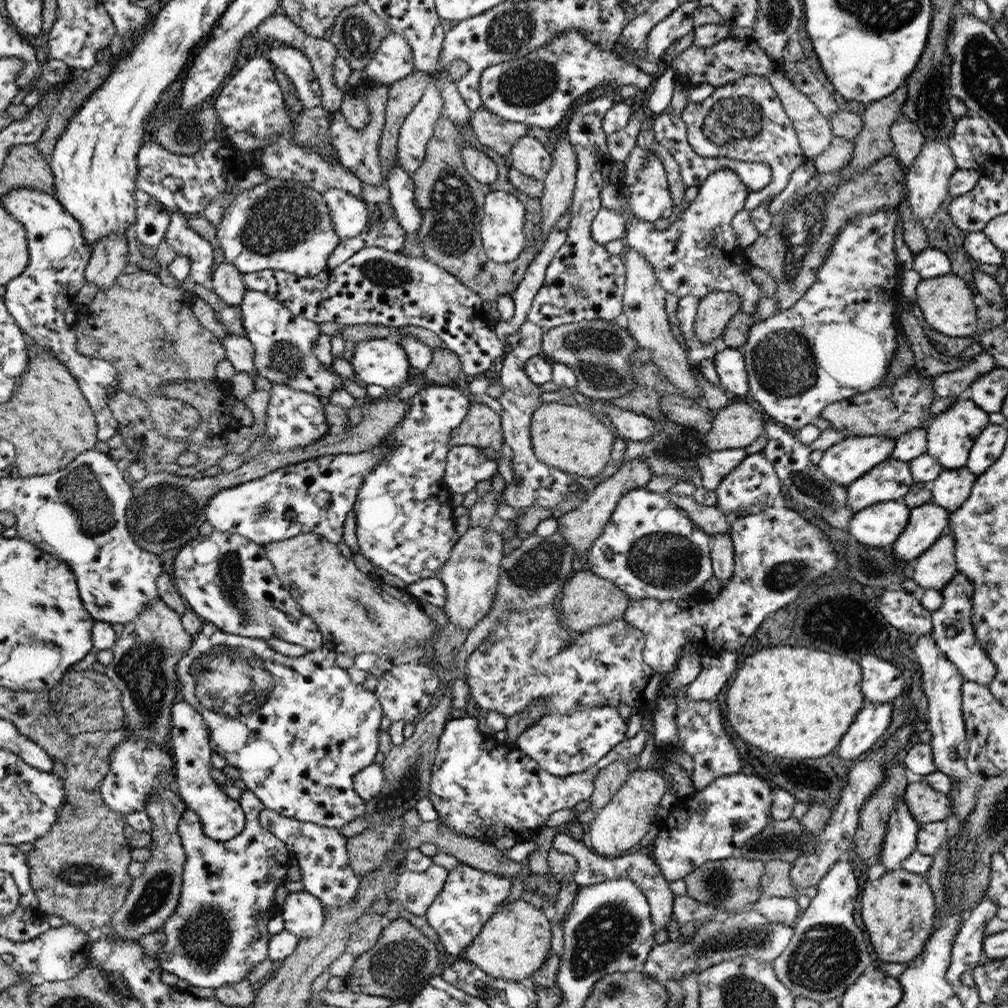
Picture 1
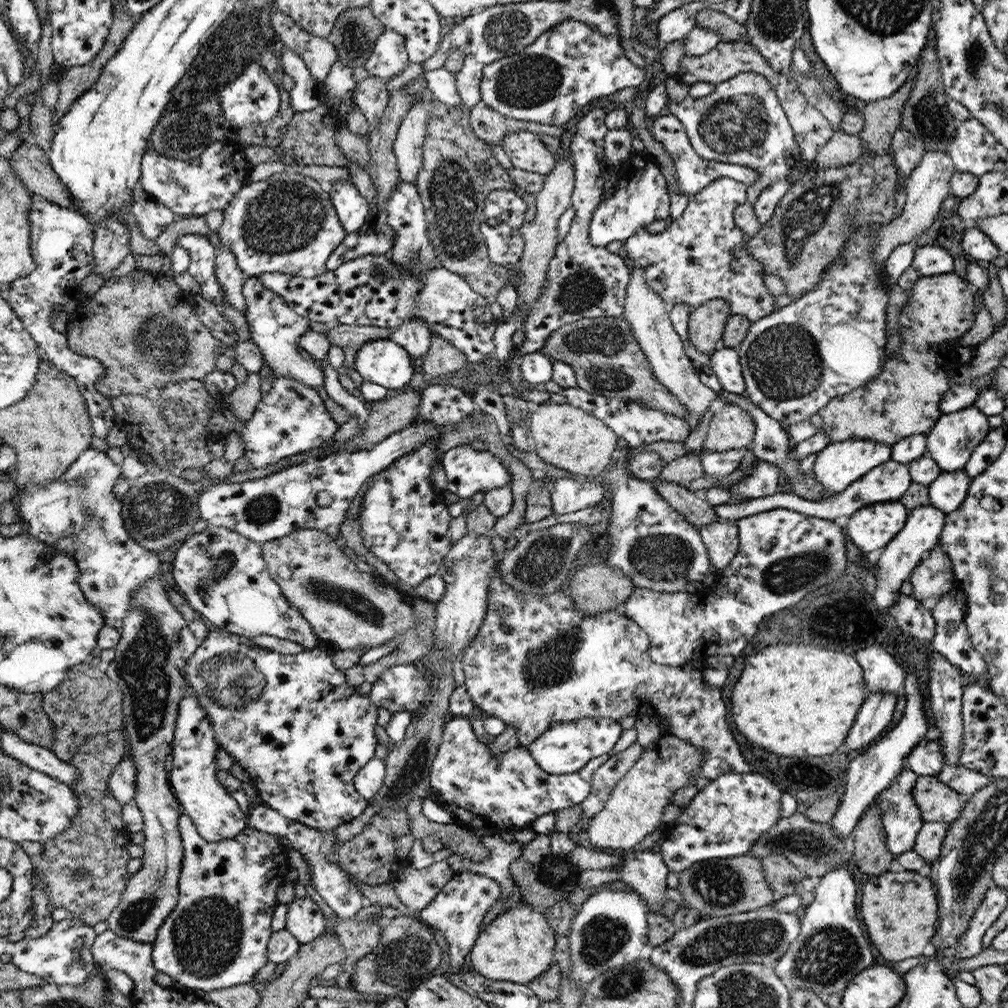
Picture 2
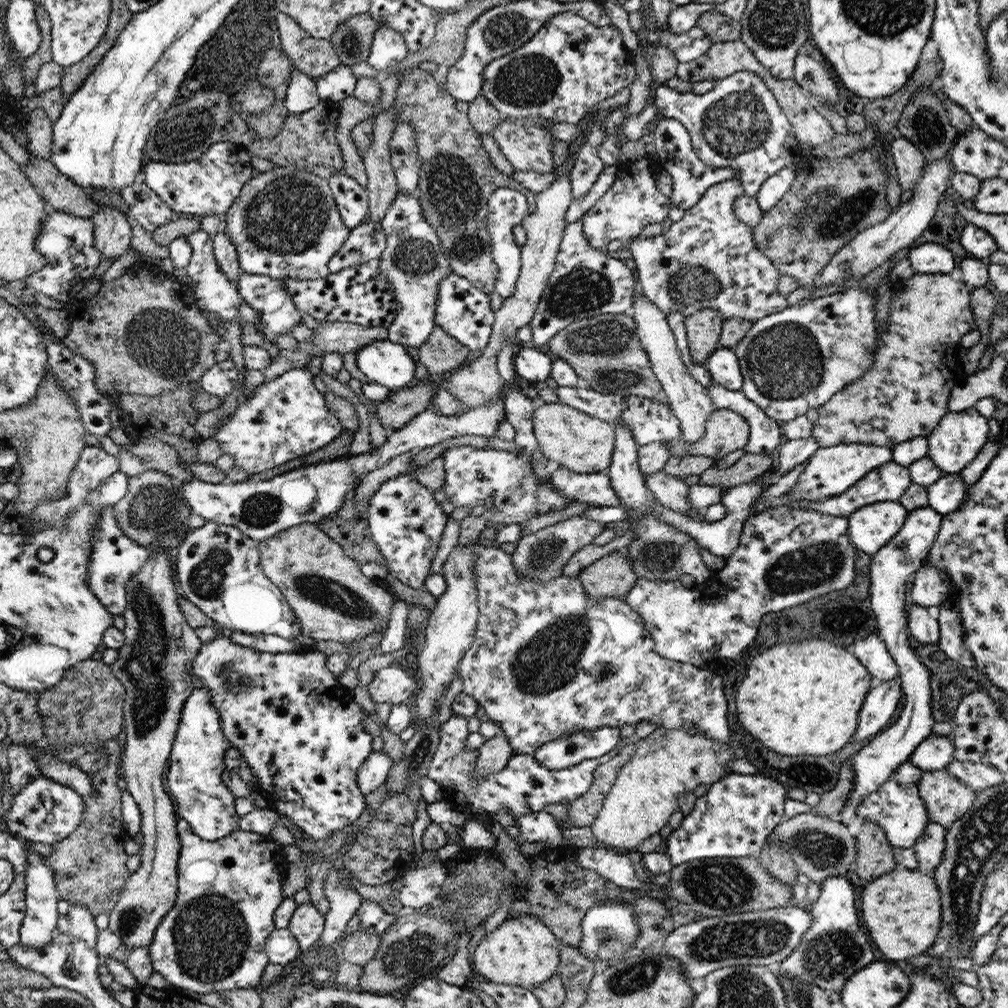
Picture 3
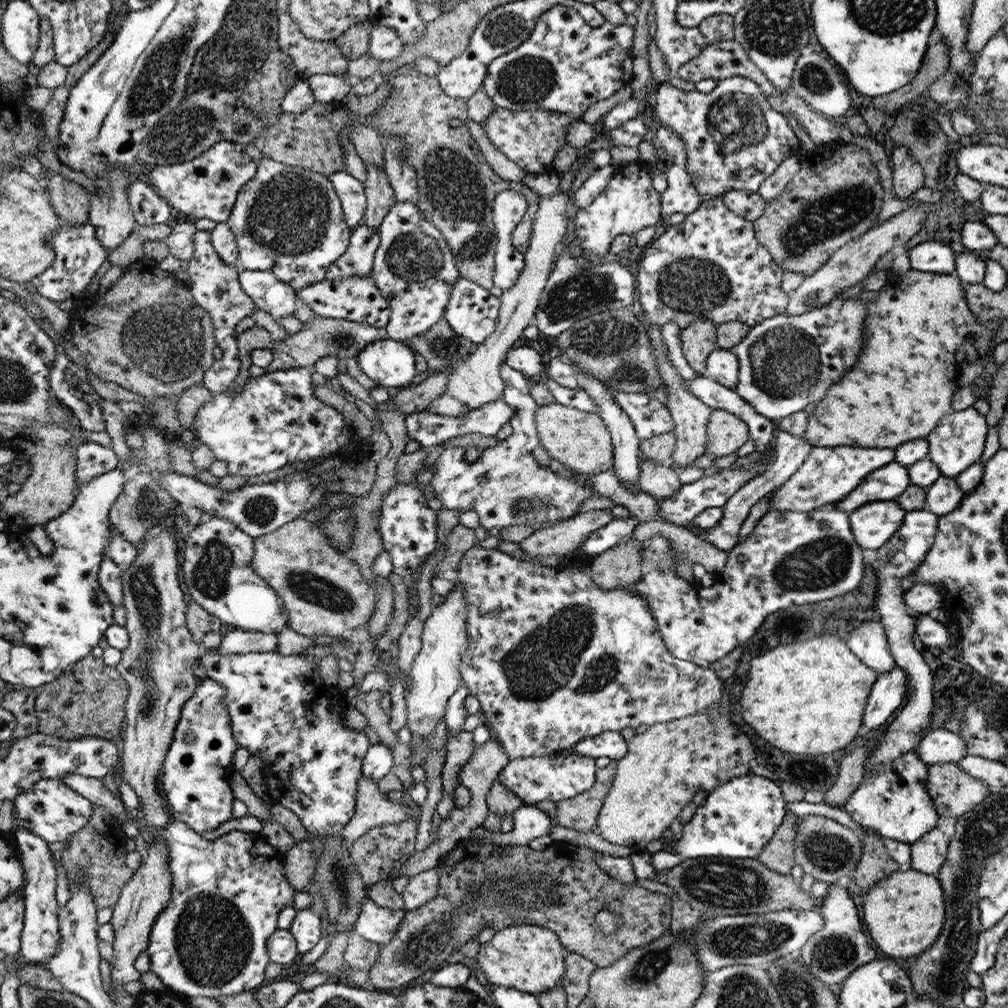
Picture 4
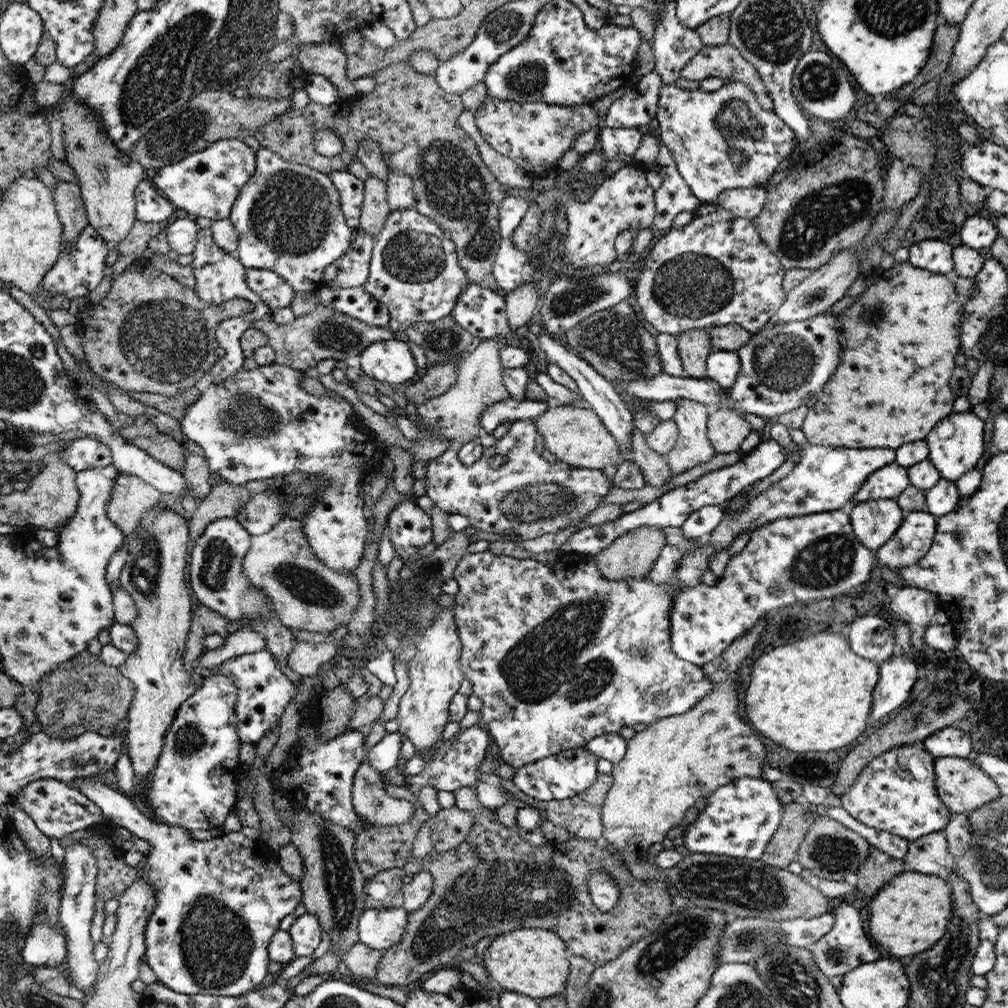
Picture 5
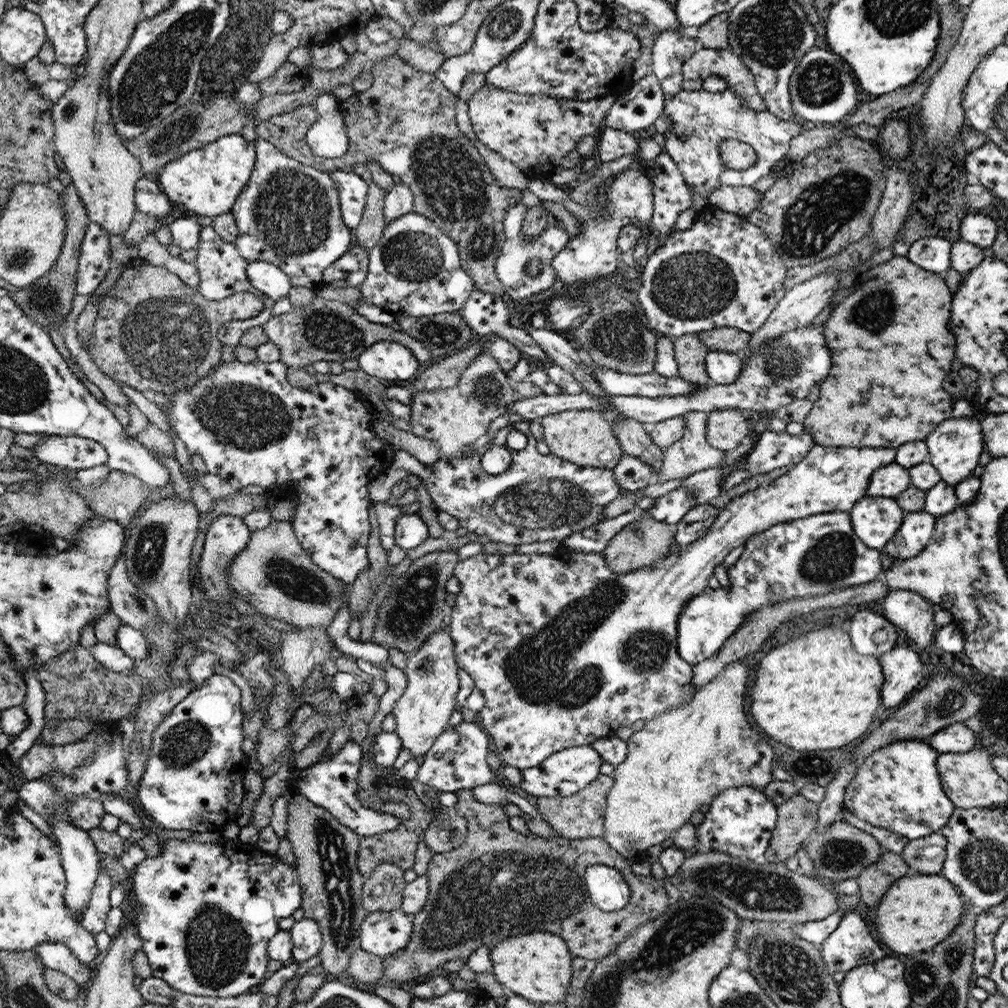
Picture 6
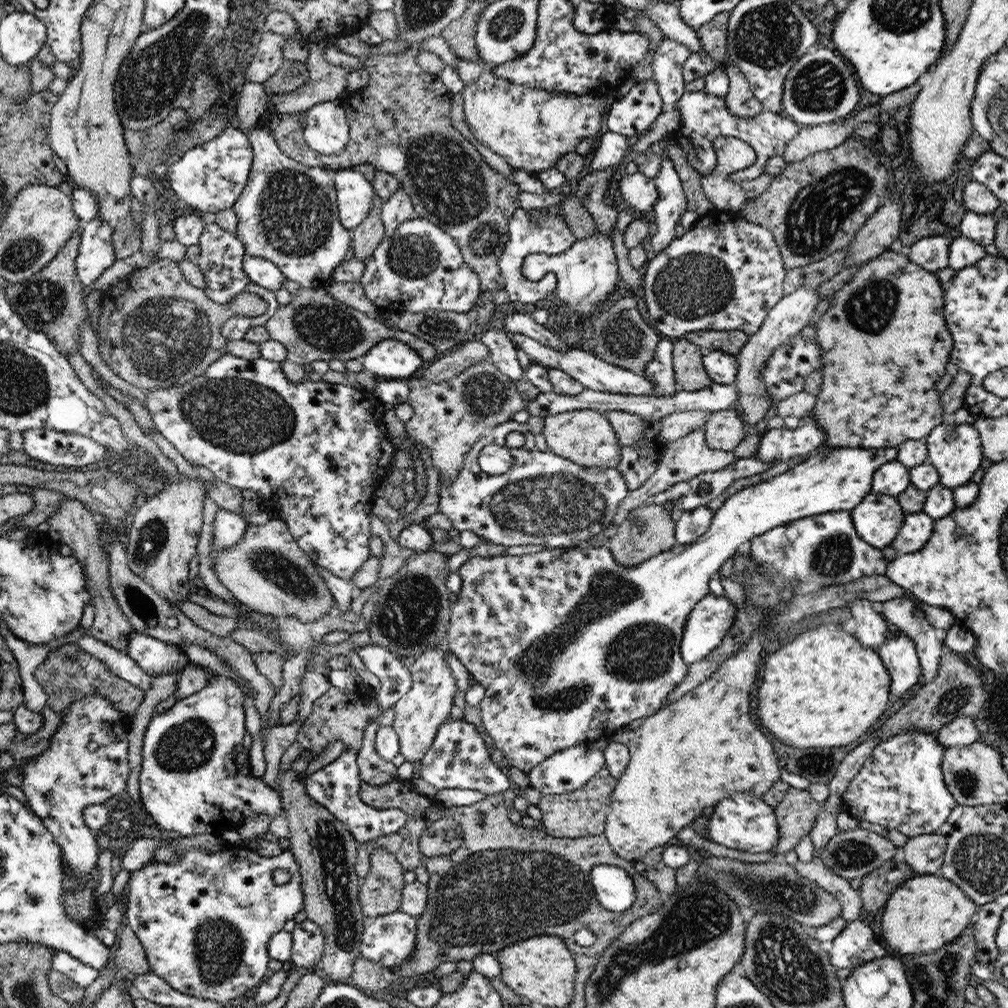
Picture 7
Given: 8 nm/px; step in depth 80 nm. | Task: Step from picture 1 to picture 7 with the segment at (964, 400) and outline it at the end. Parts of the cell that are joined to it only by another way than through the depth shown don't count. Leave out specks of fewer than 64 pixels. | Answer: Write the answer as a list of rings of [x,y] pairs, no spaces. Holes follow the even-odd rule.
[[[949,420],[940,424],[924,438],[927,446],[928,462],[936,468],[939,474],[939,482],[946,488],[955,489],[965,485],[974,476],[974,472],[980,467],[983,459],[981,438],[978,429],[973,424],[955,424]]]

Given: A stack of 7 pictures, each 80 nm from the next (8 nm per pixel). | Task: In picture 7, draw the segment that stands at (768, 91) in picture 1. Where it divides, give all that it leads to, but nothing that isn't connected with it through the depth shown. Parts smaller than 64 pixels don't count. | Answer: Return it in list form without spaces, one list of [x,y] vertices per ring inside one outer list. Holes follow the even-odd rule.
[[[702,89],[696,92],[685,92],[673,106],[680,111],[681,118],[680,127],[672,132],[673,141],[685,154],[689,166],[701,177],[702,174],[709,174],[716,168],[715,141],[718,137],[734,137],[743,140],[756,151],[757,159],[754,164],[729,174],[729,178],[734,182],[742,183],[754,180],[764,173],[764,164],[768,162],[768,158],[783,156],[788,141],[802,129],[792,119],[768,110],[763,110],[753,117],[737,117],[728,110],[725,96],[714,96]]]

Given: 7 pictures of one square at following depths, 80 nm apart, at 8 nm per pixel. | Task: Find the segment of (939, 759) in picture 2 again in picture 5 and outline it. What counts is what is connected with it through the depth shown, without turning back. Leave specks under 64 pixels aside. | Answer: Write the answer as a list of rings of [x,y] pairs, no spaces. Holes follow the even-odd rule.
[[[954,726],[933,732],[923,740],[923,745],[923,749],[934,760],[944,757],[966,758],[972,752],[969,733]]]

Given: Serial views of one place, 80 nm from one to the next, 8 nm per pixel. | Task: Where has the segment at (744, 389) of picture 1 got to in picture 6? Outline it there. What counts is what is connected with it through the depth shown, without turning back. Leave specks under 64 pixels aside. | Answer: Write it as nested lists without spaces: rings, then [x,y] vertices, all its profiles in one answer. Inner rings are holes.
[[[708,352],[705,357],[705,369],[713,384],[732,384],[741,373],[743,362],[736,353]]]

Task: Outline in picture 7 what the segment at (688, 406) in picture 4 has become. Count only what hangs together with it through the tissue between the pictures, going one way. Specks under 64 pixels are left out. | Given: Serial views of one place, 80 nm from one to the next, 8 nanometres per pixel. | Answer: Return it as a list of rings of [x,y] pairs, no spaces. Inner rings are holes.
[[[694,430],[665,448],[661,454],[658,468],[640,488],[637,488],[636,491],[630,491],[627,494],[627,497],[619,504],[619,509],[628,511],[636,509],[647,504],[651,496],[664,492],[664,490],[669,489],[676,483],[684,482],[685,480],[708,471],[714,472],[723,469],[733,462],[736,462],[738,459],[740,458],[737,458],[732,451],[711,449],[706,444],[703,430]]]

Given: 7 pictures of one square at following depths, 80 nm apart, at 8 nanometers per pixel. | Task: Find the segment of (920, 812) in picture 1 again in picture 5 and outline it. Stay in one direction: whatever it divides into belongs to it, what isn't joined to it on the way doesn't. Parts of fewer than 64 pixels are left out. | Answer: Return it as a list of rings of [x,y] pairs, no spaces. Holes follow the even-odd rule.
[[[944,757],[936,759],[934,771],[936,774],[936,795],[940,796],[940,801],[948,807],[948,810],[952,814],[973,811],[1002,796],[998,783],[994,783],[990,775],[986,775],[986,772],[982,771],[982,767],[978,767],[968,757]]]

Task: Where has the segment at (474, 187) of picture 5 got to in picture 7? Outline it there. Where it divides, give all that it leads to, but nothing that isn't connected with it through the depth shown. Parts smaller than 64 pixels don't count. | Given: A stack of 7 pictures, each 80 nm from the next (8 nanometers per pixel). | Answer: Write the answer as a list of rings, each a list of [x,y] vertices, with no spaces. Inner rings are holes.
[[[412,46],[406,53],[372,55],[365,62],[369,72],[369,84],[359,91],[353,91],[343,98],[343,107],[350,124],[349,141],[346,148],[334,155],[312,151],[303,137],[303,128],[298,122],[299,113],[269,113],[262,127],[269,127],[282,152],[295,161],[312,168],[322,167],[330,172],[341,168],[358,168],[359,165],[372,165],[374,168],[395,176],[400,188],[410,196],[416,216],[433,222],[444,229],[458,243],[464,262],[480,278],[483,292],[500,291],[504,281],[499,271],[499,258],[509,239],[508,223],[513,212],[519,207],[518,185],[502,176],[483,159],[476,148],[457,131],[450,120],[452,96],[443,97],[442,88],[432,88],[432,77],[422,71],[416,63],[416,54],[420,48]]]

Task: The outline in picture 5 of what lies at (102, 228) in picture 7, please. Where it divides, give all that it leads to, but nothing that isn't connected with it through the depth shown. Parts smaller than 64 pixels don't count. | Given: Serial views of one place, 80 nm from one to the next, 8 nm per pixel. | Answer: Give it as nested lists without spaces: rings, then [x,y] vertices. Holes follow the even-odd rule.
[[[89,224],[82,230],[76,242],[65,243],[58,262],[52,268],[51,275],[44,276],[42,289],[50,291],[50,293],[60,293],[62,296],[66,295],[66,299],[68,300],[76,297],[85,298],[86,294],[92,292],[104,278],[106,256],[108,256],[106,240],[99,235],[97,228]]]

